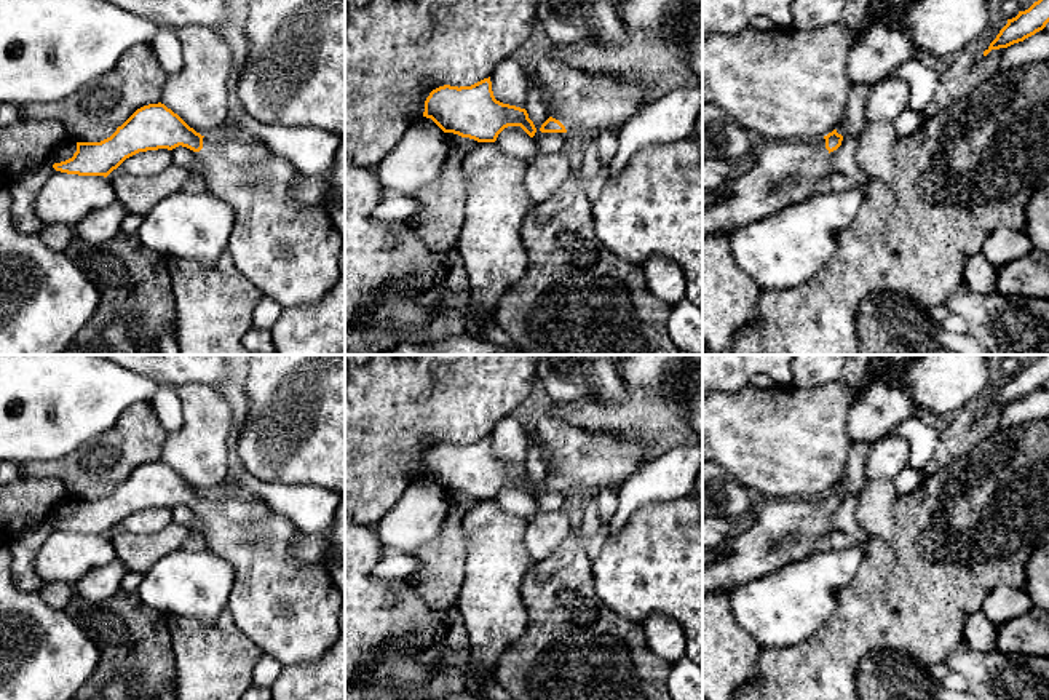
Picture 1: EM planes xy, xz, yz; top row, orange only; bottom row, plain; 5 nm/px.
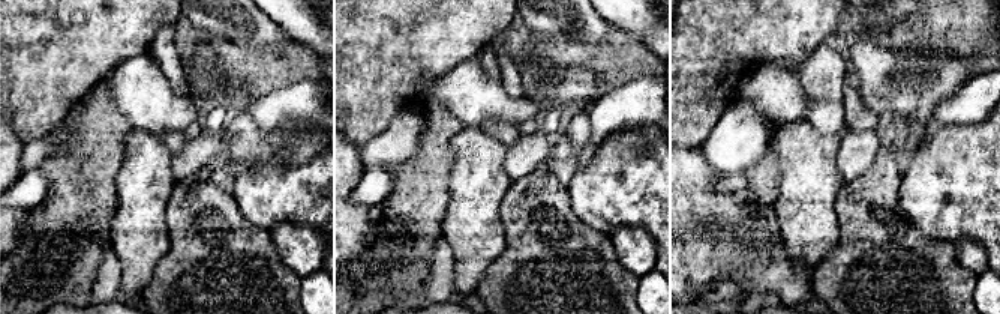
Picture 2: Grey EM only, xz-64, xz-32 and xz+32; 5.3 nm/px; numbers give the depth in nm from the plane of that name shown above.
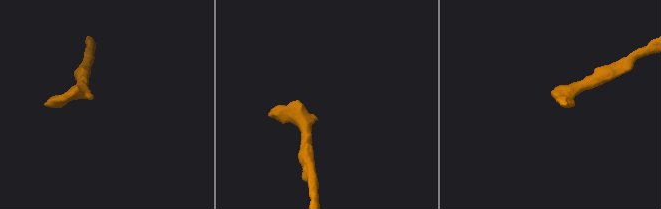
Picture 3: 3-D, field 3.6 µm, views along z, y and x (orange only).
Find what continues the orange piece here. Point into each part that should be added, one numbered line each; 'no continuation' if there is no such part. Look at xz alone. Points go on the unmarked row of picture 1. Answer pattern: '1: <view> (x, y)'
1: xz (581, 459)

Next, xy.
1: xy (291, 611)

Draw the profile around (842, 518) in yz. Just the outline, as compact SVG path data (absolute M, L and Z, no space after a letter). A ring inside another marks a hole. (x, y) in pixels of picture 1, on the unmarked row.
M851 443L848 449L846 481L848 487L841 503L829 511L830 531L846 532L856 545L865 551L867 532L859 526L856 508L859 495L867 483L865 459L873 443Z

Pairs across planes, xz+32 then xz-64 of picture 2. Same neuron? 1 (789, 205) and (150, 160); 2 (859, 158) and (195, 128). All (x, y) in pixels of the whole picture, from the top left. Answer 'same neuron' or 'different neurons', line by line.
1: same neuron
2: different neurons

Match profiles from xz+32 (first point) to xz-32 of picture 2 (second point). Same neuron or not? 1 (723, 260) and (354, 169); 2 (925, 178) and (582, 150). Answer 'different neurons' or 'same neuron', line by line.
1: same neuron
2: different neurons

